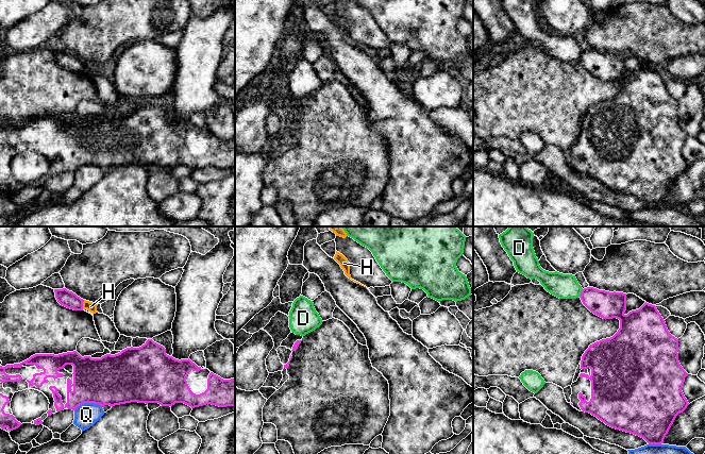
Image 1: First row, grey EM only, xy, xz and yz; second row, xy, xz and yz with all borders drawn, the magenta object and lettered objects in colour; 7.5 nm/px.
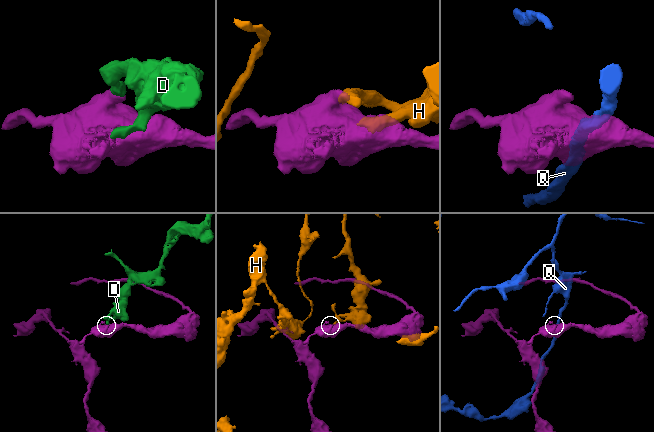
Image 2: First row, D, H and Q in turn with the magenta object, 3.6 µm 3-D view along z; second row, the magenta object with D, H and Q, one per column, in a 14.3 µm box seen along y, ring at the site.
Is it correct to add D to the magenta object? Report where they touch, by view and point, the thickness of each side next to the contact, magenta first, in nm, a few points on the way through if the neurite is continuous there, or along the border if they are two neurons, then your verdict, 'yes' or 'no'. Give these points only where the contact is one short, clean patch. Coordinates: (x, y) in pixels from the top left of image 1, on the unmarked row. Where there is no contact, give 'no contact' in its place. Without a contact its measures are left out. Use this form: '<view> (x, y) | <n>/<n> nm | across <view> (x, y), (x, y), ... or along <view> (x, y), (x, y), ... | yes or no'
yz (581, 54) | 200/190 nm | along yz (583, 51), (578, 57) | no

